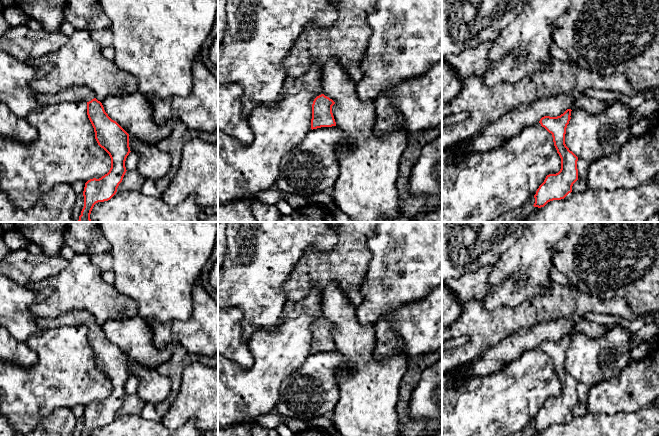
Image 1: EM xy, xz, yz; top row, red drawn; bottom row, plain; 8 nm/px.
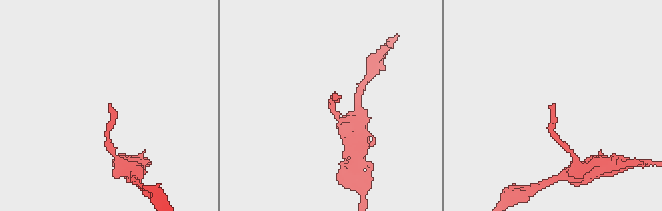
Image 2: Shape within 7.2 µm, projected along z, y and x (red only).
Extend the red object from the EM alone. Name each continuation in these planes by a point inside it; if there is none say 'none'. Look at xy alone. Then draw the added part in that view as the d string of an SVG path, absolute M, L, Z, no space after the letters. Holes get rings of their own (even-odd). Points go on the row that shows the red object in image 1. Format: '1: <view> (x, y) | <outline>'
1: xy (81, 93) | M85 86L71 87L57 94L35 93L36 99L43 105L52 105L60 102L84 101L89 102L95 98L94 92Z

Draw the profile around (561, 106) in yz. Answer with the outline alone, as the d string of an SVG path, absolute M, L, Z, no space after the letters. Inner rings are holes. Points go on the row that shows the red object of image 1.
M582 93L560 95L535 100L521 105L470 137L471 149L476 153L485 153L502 147L524 127L539 123L544 116L557 117L567 109L581 108L584 111L597 114L602 112L608 103L589 98Z

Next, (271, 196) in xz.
M275 188L260 191L256 195L247 198L248 202L259 201L263 204L268 204L268 205L275 205L278 201L281 200L287 201L285 195L281 191Z

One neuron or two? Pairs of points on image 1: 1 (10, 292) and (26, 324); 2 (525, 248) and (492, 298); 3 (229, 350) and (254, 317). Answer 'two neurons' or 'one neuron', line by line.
1: one neuron
2: one neuron
3: two neurons

